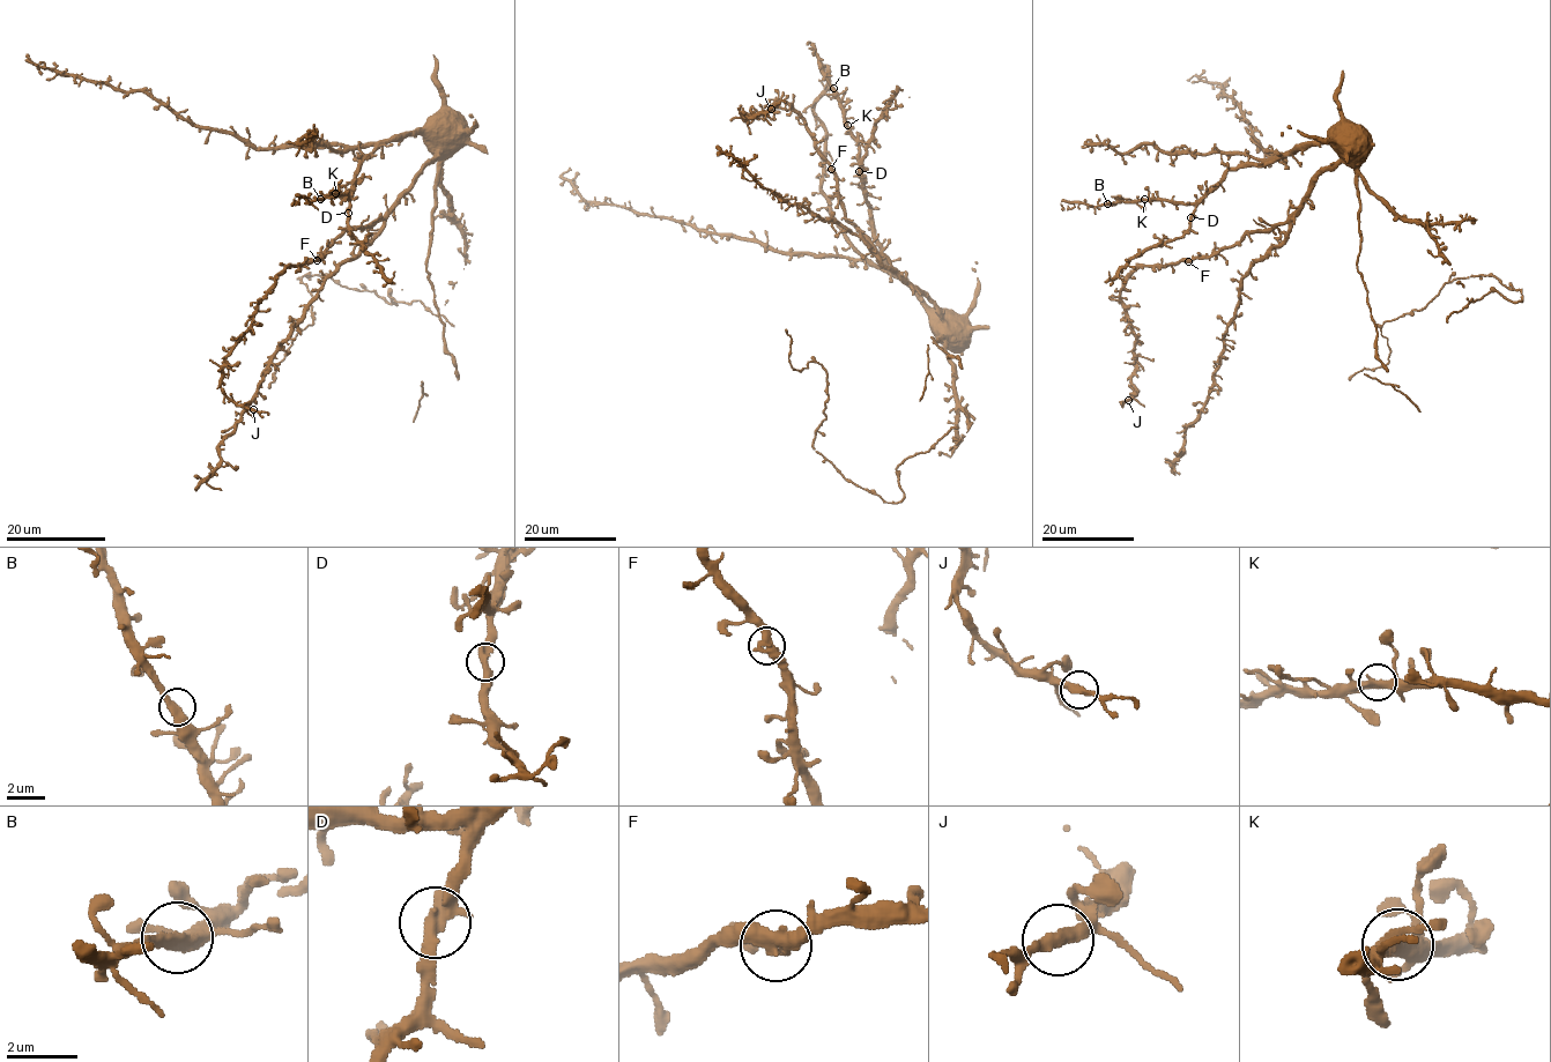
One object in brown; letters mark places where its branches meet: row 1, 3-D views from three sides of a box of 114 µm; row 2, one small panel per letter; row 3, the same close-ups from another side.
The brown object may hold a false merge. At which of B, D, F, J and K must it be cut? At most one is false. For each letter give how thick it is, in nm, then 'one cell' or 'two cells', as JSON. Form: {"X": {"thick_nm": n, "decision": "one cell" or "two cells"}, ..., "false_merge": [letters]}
{"B": {"thick_nm": 360, "decision": "one cell"}, "D": {"thick_nm": 380, "decision": "one cell"}, "F": {"thick_nm": 460, "decision": "one cell"}, "J": {"thick_nm": 360, "decision": "one cell"}, "K": {"thick_nm": 380, "decision": "one cell"}, "false_merge": []}

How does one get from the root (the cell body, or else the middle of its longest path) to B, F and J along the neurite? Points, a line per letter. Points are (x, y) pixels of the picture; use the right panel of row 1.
B: (1344, 134), (1305, 143), (1268, 162), (1232, 168), (1193, 202), (1130, 200), (1107, 203)
F: (1344, 134), (1340, 133), (1340, 158), (1318, 177), (1311, 194), (1283, 222), (1247, 231), (1229, 246), (1188, 260)
J: (1344, 134), (1340, 158), (1283, 222), (1209, 255), (1141, 265), (1127, 280), (1120, 299), (1136, 362), (1128, 400)

